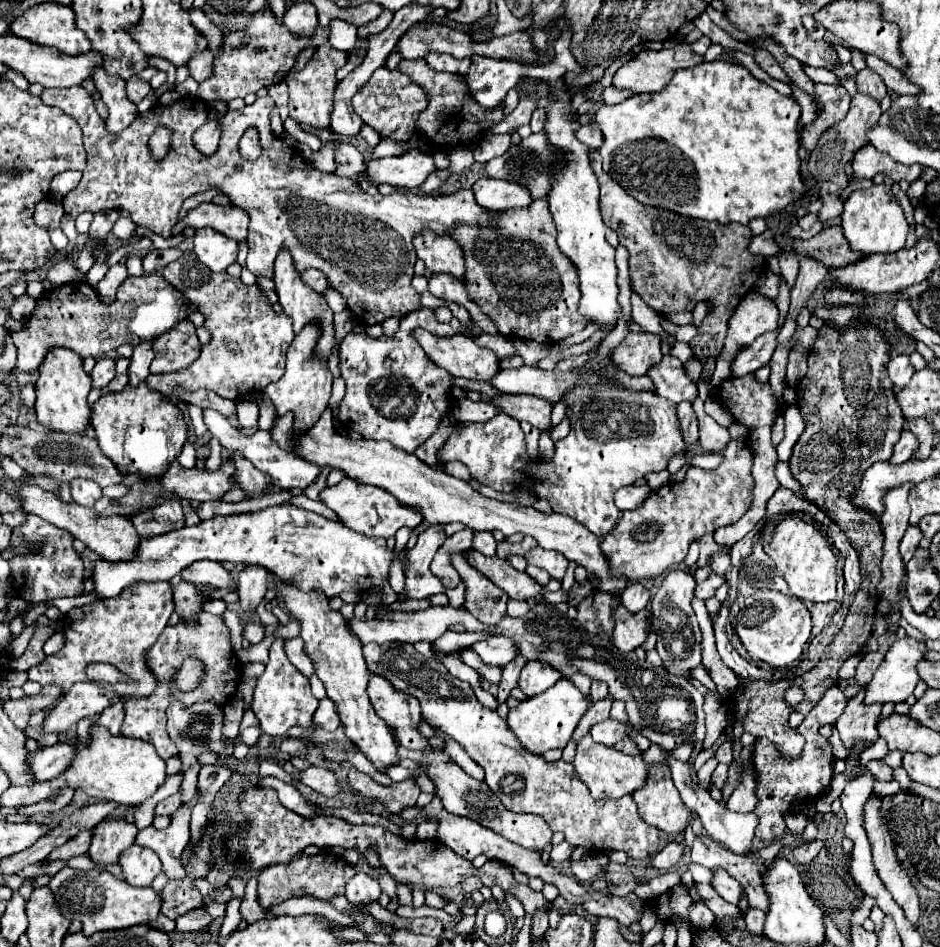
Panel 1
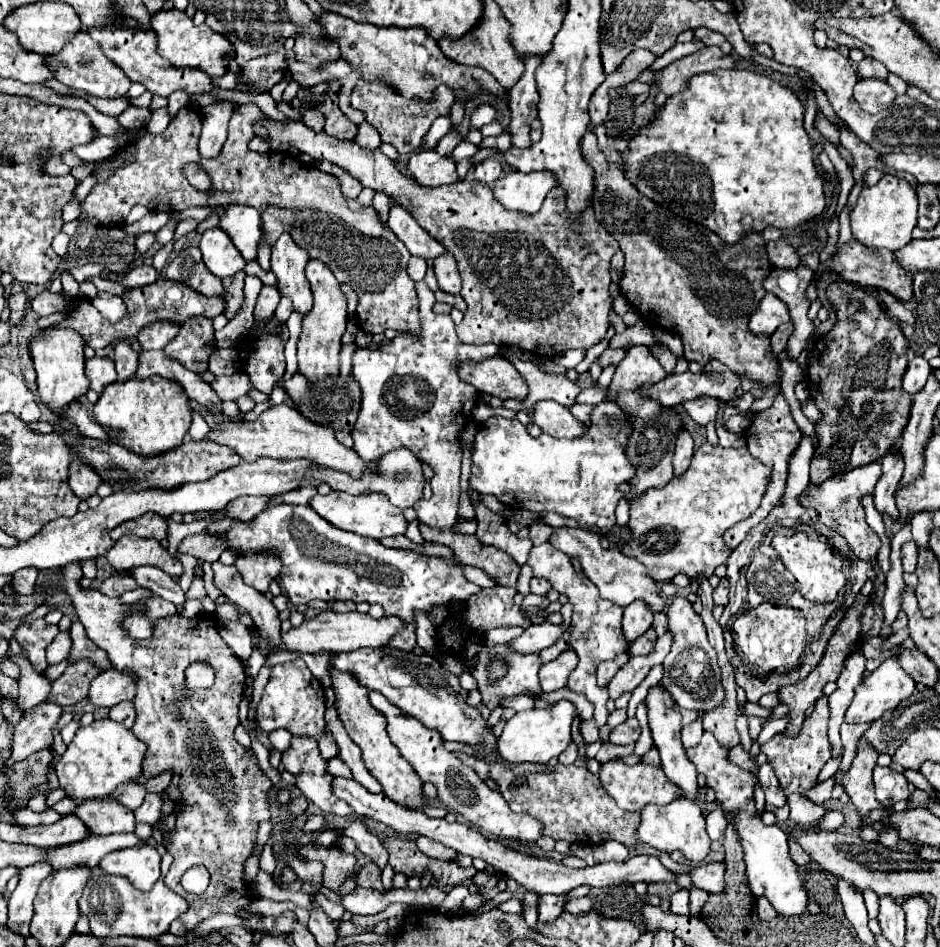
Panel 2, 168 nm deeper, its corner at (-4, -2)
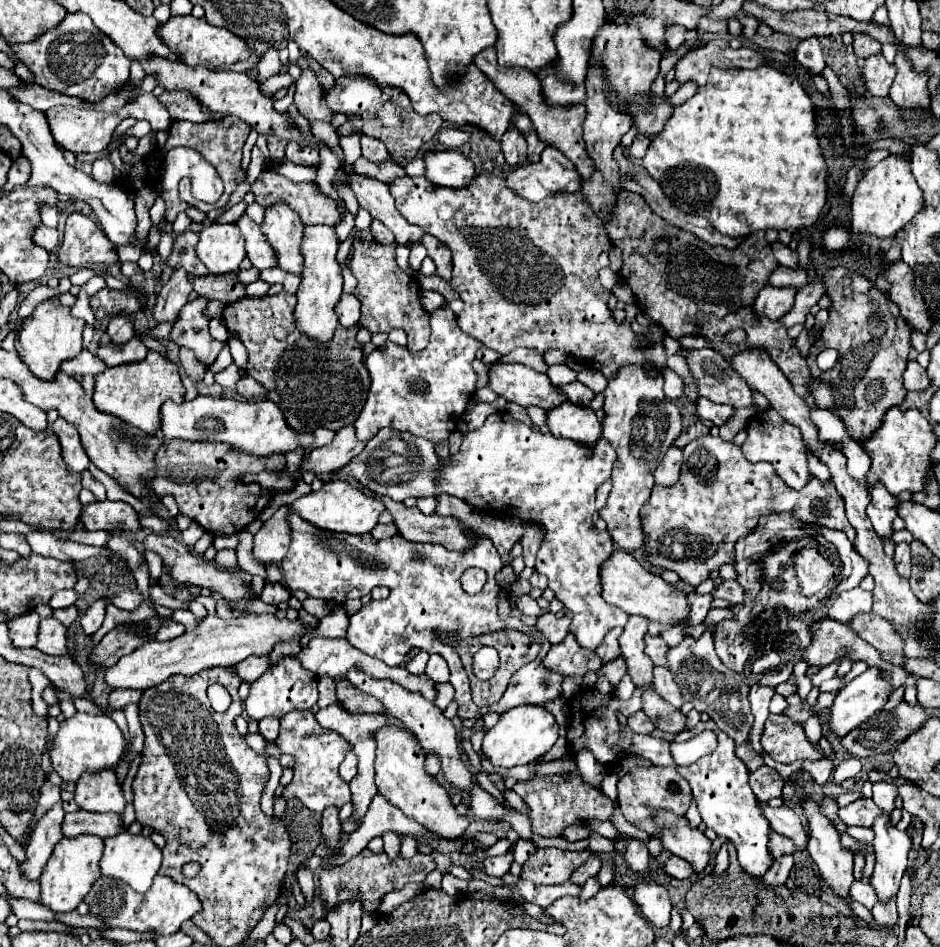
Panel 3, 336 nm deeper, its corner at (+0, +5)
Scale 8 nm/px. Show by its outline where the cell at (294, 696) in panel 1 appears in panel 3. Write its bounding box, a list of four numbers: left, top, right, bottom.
[245,657,317,719]

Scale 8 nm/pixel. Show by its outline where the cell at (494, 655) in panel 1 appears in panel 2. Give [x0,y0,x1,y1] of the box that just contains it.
[509,622,567,654]

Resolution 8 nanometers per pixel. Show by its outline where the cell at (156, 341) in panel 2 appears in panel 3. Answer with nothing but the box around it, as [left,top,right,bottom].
[153,269,193,323]

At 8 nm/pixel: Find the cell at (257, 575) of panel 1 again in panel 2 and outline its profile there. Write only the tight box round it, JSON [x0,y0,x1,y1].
[235,554,281,594]

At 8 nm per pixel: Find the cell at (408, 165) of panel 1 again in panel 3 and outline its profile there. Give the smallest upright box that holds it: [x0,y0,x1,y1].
[423,149,475,189]

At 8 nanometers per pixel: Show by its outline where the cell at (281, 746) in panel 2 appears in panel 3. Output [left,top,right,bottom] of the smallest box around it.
[259,717,279,741]

